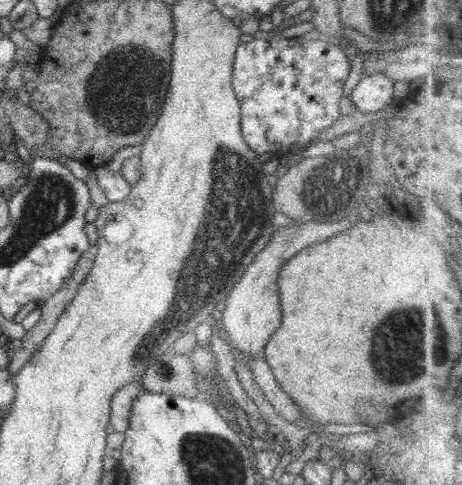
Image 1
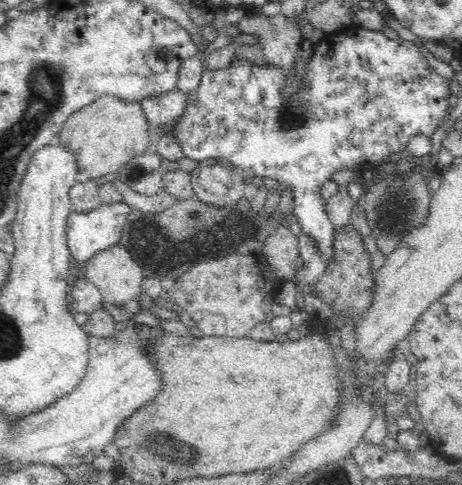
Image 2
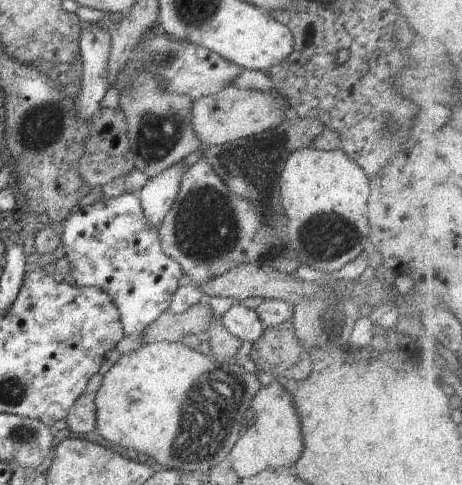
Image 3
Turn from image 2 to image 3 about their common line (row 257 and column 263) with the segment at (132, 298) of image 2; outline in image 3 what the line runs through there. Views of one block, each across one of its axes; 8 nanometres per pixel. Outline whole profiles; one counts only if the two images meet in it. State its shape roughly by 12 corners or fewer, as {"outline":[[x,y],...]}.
{"outline":[[228,87],[193,101],[204,149],[280,126],[277,94]]}

